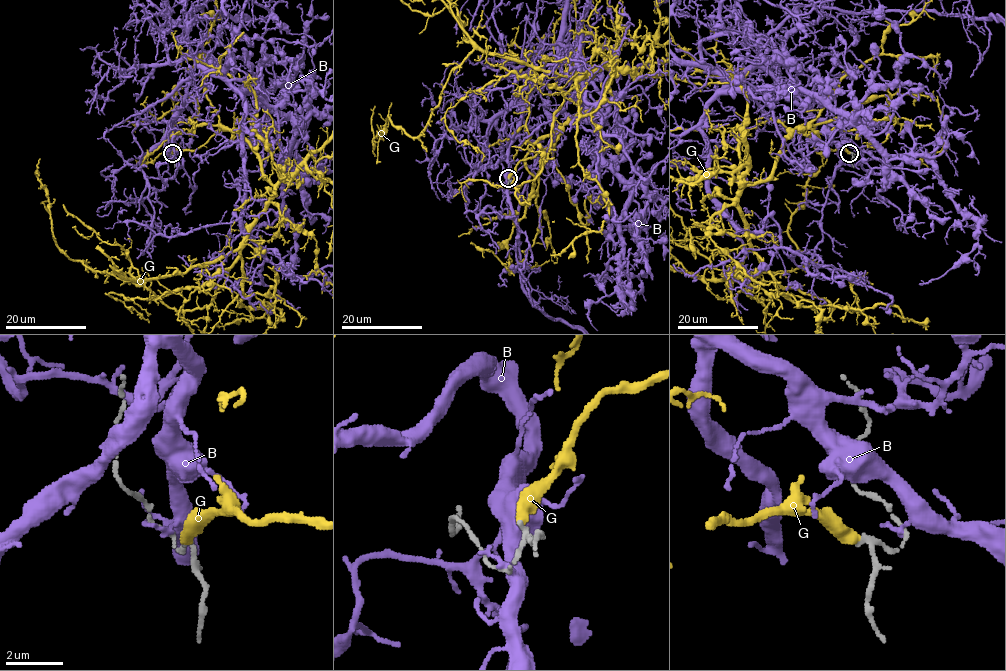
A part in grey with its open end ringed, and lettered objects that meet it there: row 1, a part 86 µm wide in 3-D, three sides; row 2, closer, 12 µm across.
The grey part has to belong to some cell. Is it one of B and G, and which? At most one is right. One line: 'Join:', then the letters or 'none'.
Join: G

